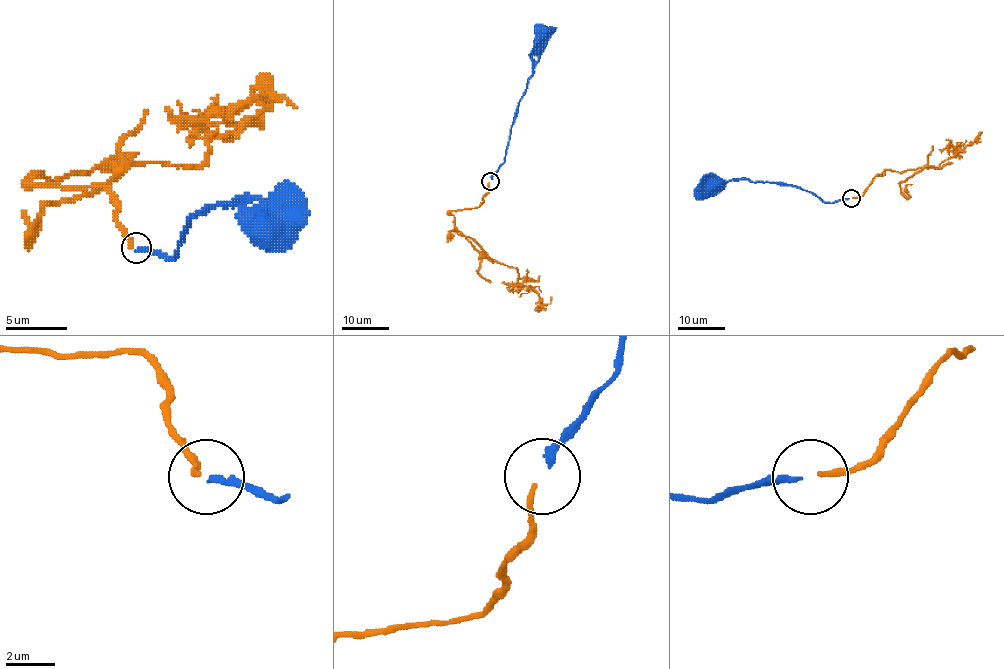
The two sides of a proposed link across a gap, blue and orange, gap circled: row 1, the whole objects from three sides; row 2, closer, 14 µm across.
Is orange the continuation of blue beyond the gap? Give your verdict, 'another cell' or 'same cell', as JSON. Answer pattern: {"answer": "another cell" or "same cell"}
{"answer": "same cell"}

